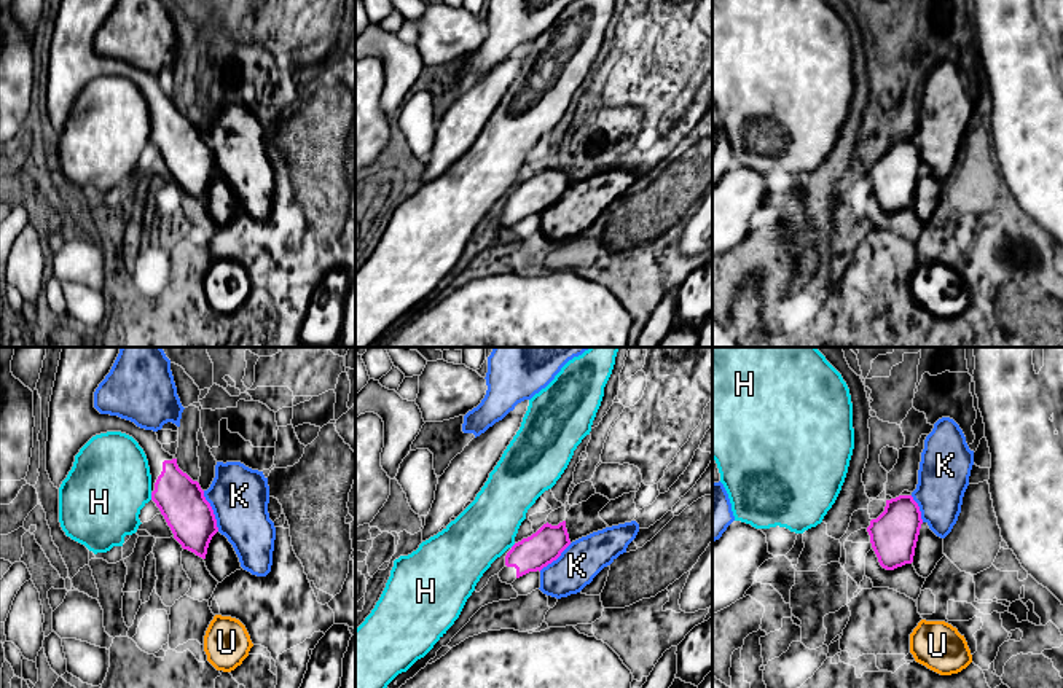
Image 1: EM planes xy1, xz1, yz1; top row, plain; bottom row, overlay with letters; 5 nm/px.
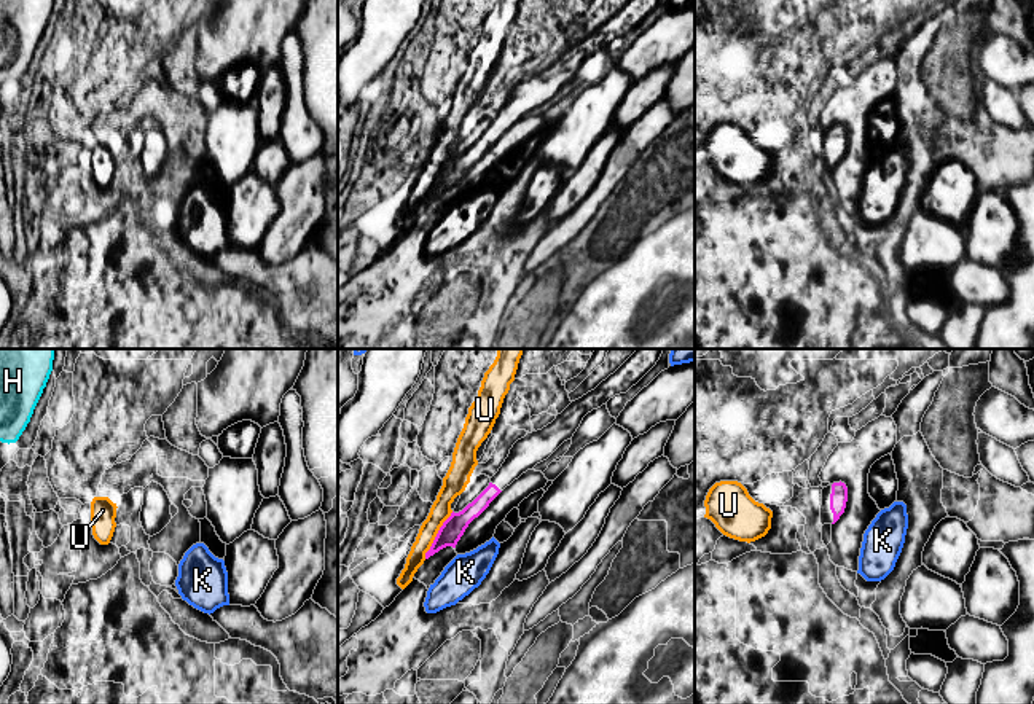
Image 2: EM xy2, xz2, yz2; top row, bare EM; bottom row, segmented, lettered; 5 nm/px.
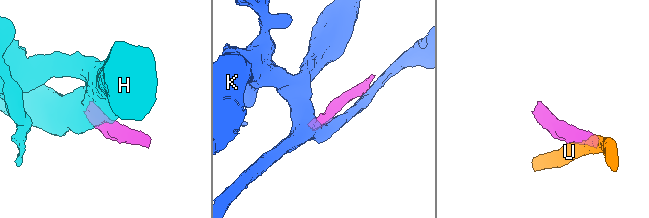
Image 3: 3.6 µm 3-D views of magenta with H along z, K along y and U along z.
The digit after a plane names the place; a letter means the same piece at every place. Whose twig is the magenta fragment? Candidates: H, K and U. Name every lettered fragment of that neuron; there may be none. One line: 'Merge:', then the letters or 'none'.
Merge: none

